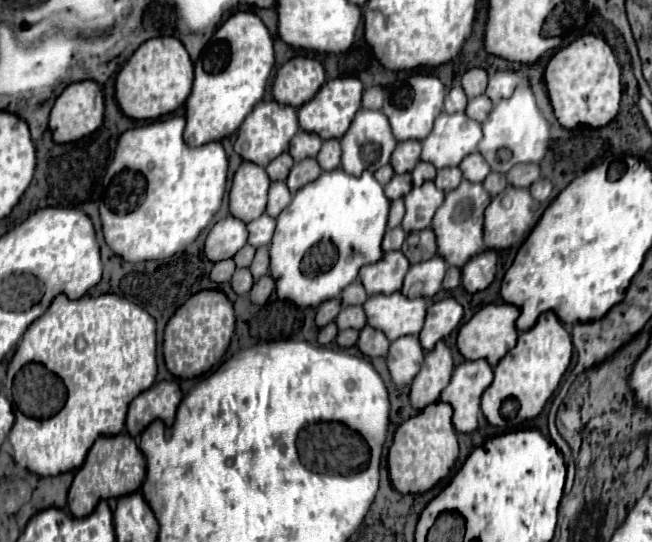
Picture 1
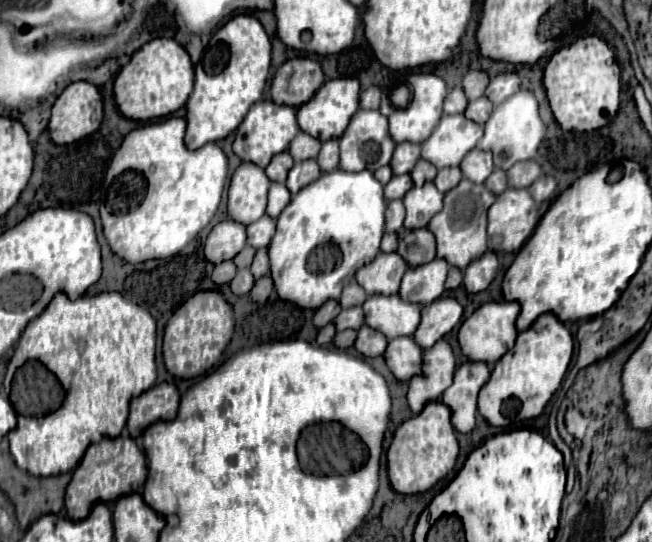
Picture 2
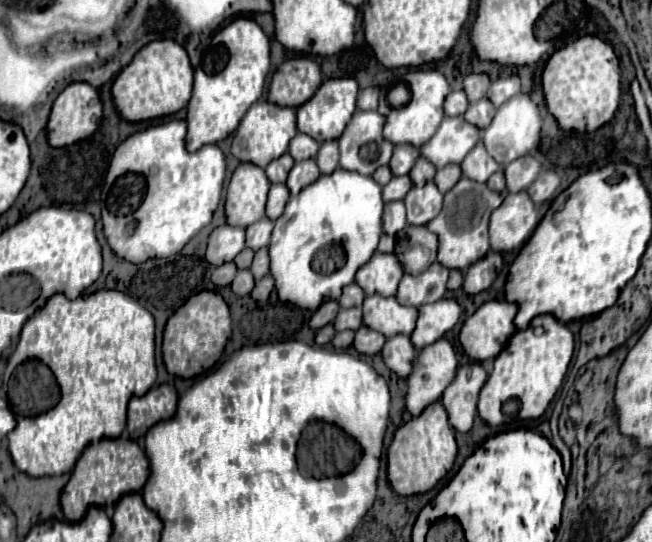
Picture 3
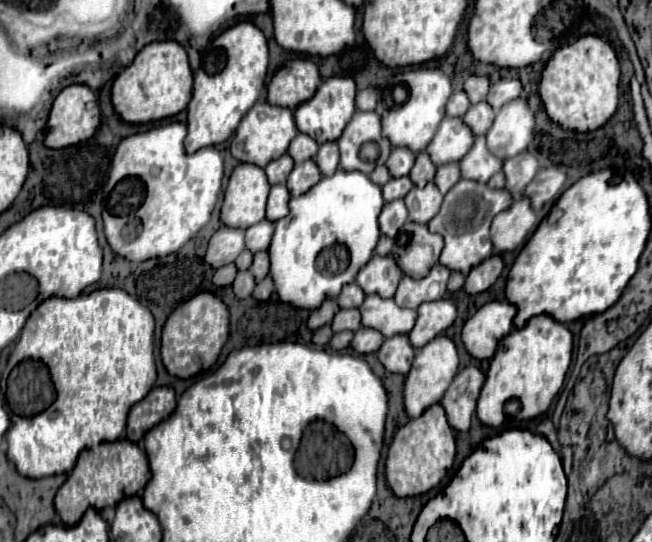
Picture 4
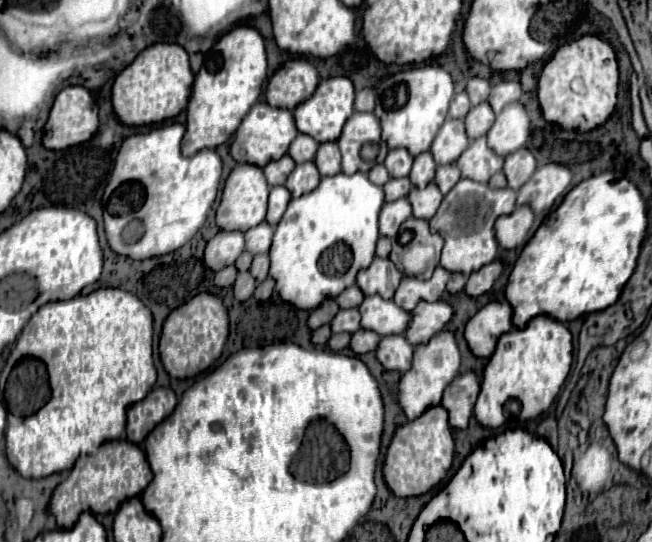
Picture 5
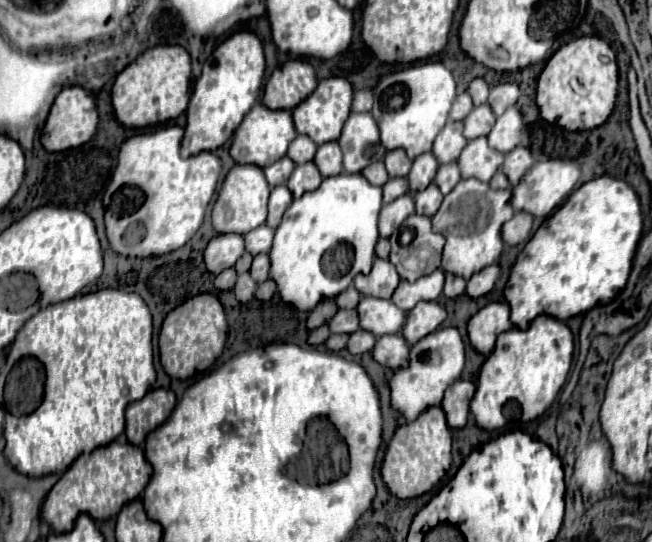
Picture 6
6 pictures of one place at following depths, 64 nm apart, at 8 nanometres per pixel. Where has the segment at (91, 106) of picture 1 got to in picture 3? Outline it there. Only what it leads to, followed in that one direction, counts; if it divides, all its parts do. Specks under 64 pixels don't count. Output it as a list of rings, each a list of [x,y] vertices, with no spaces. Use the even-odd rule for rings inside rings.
[[[74,82],[60,92],[60,96],[52,106],[52,114],[48,122],[48,144],[54,148],[62,148],[86,140],[98,130],[100,118],[102,118],[102,102],[98,98],[96,88],[92,88],[86,82]]]

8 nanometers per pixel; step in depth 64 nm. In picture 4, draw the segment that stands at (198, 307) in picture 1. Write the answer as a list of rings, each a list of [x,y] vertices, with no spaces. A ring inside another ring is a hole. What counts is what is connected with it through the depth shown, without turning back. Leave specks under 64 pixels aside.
[[[200,292],[176,308],[162,330],[162,362],[172,376],[192,378],[208,370],[228,340],[228,306],[210,292]]]

